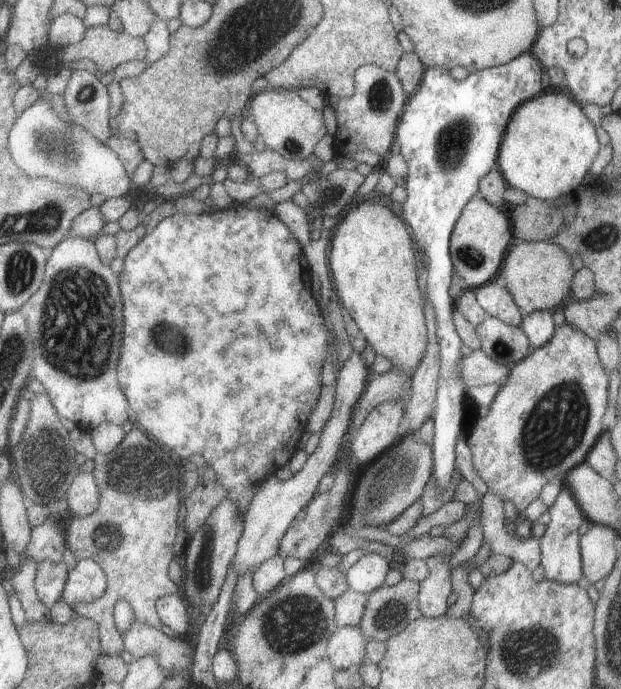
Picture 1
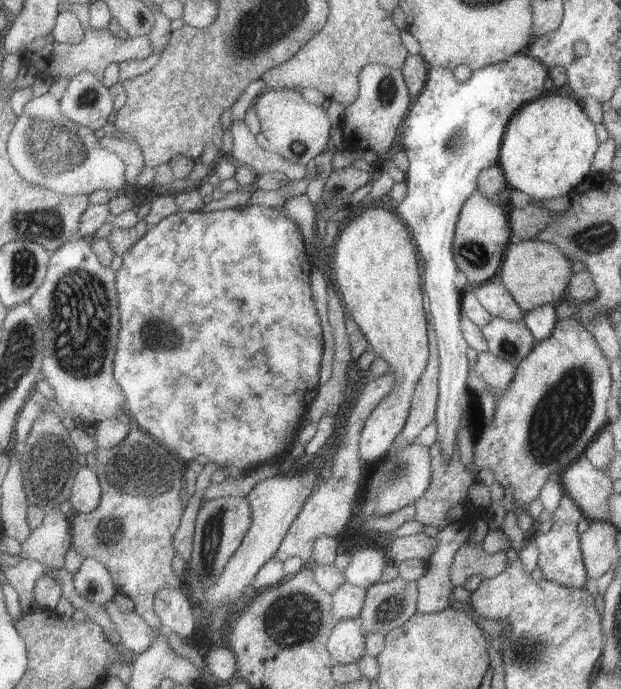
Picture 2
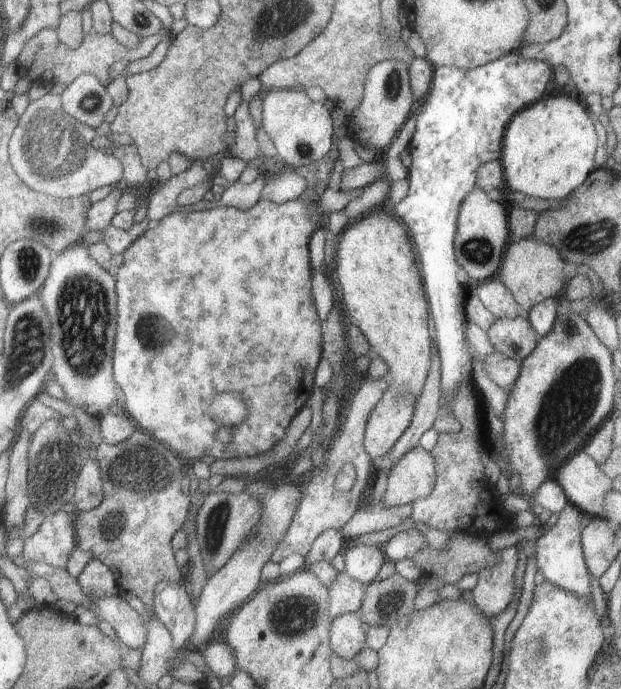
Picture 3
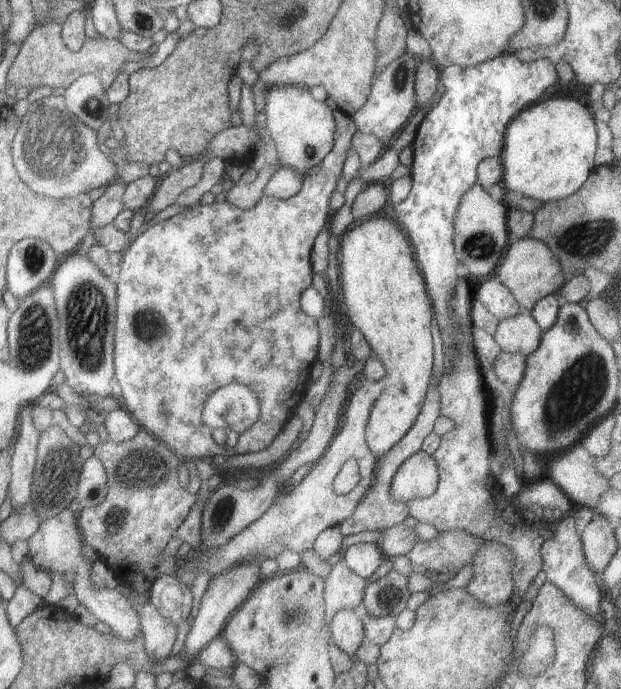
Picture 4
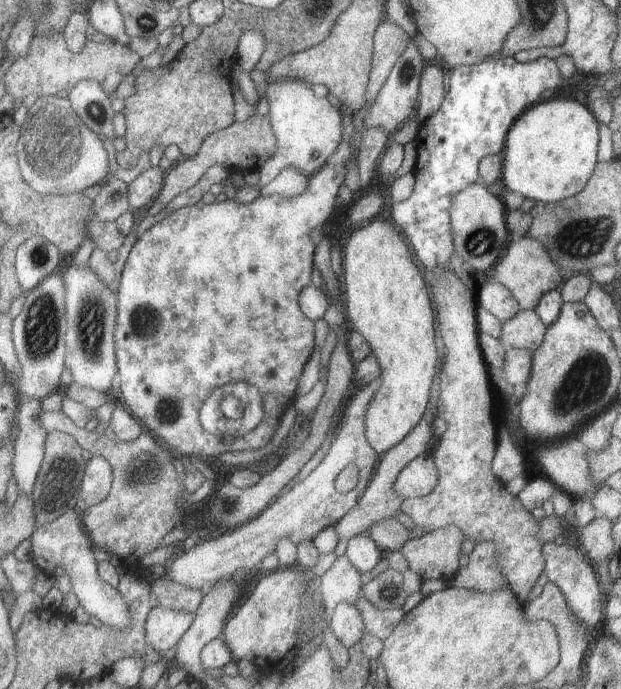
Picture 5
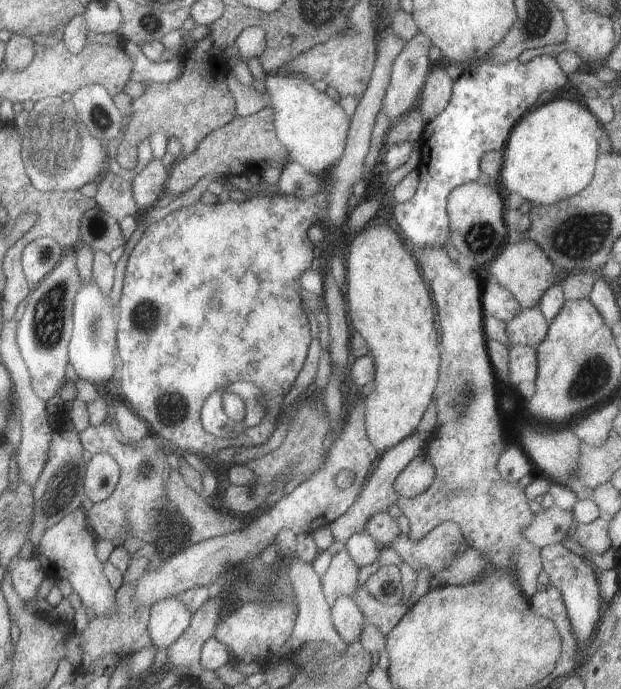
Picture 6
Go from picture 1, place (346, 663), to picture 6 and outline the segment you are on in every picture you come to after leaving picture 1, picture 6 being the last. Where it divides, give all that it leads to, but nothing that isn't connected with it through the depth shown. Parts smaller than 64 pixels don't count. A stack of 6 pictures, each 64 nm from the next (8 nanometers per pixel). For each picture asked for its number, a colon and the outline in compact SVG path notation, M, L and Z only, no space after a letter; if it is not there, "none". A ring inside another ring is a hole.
2: M343 618L335 624L331 630L331 636L327 640L327 650L335 664L353 664L357 662L365 652L365 630L361 626L359 618Z
3: M343 612L331 620L331 652L335 652L341 658L355 660L355 654L365 646L367 642L367 626L363 626L359 614Z
4: M339 608L335 610L331 618L331 640L349 654L357 652L359 646L365 640L365 630L361 622L361 610L349 610L349 608Z
5: M345 600L335 604L335 608L331 612L331 628L333 628L335 638L345 648L349 648L353 644L359 644L359 640L365 632L365 626L363 626L363 620L361 620L361 614L359 614L357 606L349 604Z
6: M339 596L331 606L331 620L339 636L349 642L357 642L365 630L365 616L359 610L359 604L351 596Z

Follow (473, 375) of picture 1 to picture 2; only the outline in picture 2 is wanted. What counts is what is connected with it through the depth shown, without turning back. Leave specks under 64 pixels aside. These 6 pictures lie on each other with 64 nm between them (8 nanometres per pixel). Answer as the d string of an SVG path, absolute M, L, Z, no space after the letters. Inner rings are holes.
M485 352L485 354L477 354L477 374L483 378L483 382L487 382L489 386L493 386L497 392L505 392L515 376L515 364L501 360L499 356Z

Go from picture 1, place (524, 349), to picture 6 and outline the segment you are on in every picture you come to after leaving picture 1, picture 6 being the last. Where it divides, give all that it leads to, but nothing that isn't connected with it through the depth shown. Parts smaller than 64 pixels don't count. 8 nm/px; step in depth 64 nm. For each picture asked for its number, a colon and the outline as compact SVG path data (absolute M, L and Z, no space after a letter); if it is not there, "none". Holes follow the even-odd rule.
2: M493 318L487 326L481 328L481 334L485 336L491 354L515 366L533 350L537 342L523 320L507 322L501 318Z
3: M501 318L495 320L493 326L487 330L487 336L491 344L495 346L495 352L501 352L509 358L517 358L523 362L537 346L539 336L529 324L527 318Z
4: M521 310L521 314L499 322L493 334L493 340L501 346L503 352L521 352L529 356L539 348L541 336L543 336L543 330L539 328L531 312Z
5: M519 310L511 320L503 322L501 344L503 348L525 348L535 352L545 338L547 326L535 310Z
6: M523 308L513 320L507 322L511 346L539 346L545 340L547 330L549 322L539 308Z

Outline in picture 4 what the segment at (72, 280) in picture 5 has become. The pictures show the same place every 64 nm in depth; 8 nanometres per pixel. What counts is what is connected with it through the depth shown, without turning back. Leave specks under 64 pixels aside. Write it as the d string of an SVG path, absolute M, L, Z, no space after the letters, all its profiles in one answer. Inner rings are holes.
M67 254L59 260L51 288L55 292L57 316L61 322L59 346L61 346L61 372L65 374L65 384L75 392L113 396L111 380L115 378L115 356L113 356L113 326L117 310L117 286L115 280L105 278L89 260L81 254Z

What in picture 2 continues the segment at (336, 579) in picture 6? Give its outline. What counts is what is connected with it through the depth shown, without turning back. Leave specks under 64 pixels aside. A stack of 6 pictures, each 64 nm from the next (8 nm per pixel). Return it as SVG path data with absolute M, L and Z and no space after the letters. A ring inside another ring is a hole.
M343 582L333 594L331 594L331 618L335 620L335 624L343 618L357 618L361 614L363 608L363 600L365 600L365 588L359 588L351 582Z

